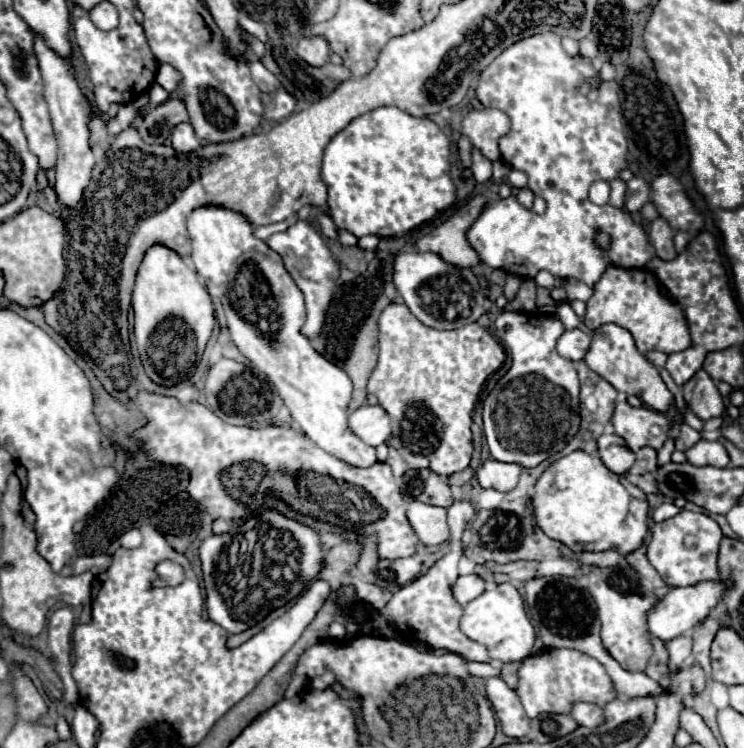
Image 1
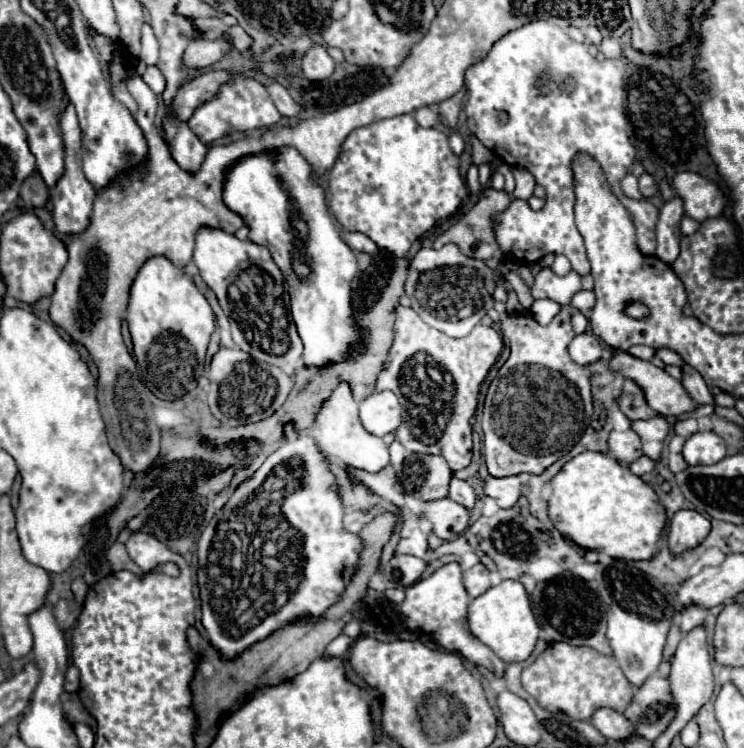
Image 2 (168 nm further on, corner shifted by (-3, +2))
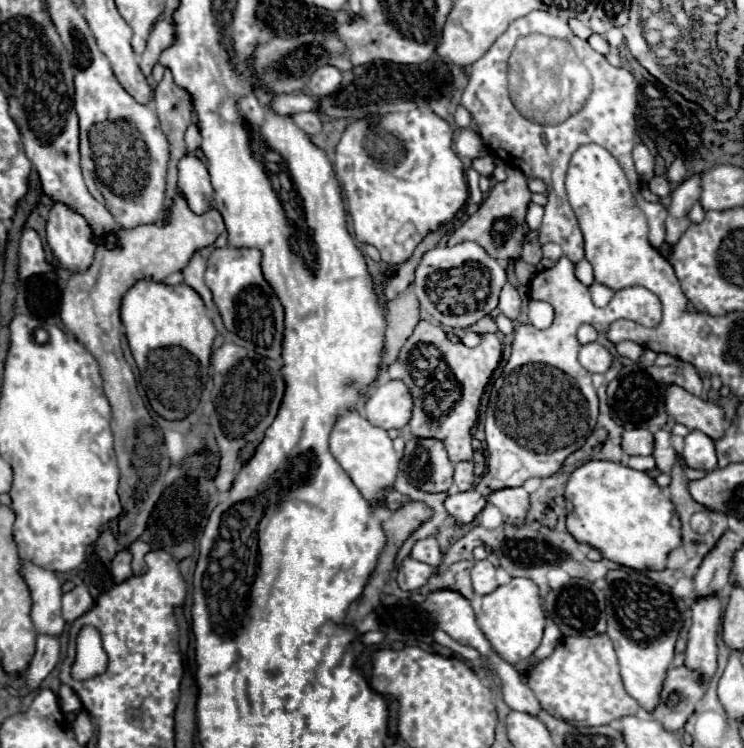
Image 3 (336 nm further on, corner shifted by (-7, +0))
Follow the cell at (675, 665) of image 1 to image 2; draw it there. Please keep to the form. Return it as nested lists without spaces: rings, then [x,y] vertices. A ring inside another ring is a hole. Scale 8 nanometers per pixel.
[[[689,605],[681,611],[681,619],[679,619],[679,625],[681,625],[681,631],[687,633],[689,629],[697,627],[697,625],[703,625],[705,617],[707,617],[707,609],[701,607],[701,605]]]

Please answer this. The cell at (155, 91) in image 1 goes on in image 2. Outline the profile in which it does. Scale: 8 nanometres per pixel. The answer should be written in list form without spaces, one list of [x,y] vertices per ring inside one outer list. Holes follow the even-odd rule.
[[[147,67],[147,71],[143,73],[143,81],[157,93],[161,95],[161,89],[165,89],[165,77],[161,75],[161,71],[157,67]]]

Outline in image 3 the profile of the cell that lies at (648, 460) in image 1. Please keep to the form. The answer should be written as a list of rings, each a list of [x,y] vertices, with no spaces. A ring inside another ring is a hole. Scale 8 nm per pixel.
[[[649,455],[649,457],[629,457],[629,463],[627,463],[631,469],[637,469],[637,471],[653,471],[655,469],[655,459]]]

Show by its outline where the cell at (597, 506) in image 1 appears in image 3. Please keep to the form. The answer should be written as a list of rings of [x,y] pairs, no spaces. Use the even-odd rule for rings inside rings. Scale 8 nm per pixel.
[[[589,461],[573,475],[569,475],[569,483],[565,487],[565,503],[567,503],[567,531],[585,545],[591,545],[601,551],[601,555],[609,561],[621,563],[631,569],[665,569],[667,555],[681,545],[681,523],[677,511],[669,499],[663,499],[661,487],[643,471],[633,471],[615,461]]]

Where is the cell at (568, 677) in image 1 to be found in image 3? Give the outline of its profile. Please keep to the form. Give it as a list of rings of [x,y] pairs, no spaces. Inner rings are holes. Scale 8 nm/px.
[[[607,635],[563,639],[549,659],[533,667],[527,685],[547,713],[585,727],[607,725],[625,715],[637,715],[639,711],[639,703],[625,691],[615,649]]]

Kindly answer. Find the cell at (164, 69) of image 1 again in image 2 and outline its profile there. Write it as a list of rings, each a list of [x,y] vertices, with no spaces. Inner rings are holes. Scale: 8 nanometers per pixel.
[[[221,37],[217,41],[191,41],[185,51],[185,65],[195,67],[195,69],[211,67],[227,51],[231,51],[231,45],[225,37]]]

